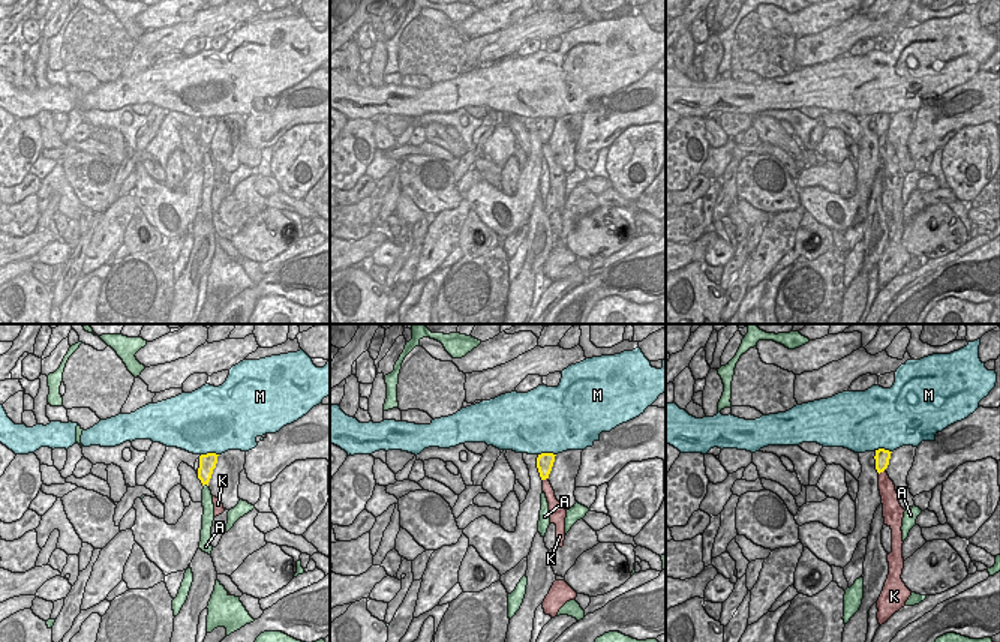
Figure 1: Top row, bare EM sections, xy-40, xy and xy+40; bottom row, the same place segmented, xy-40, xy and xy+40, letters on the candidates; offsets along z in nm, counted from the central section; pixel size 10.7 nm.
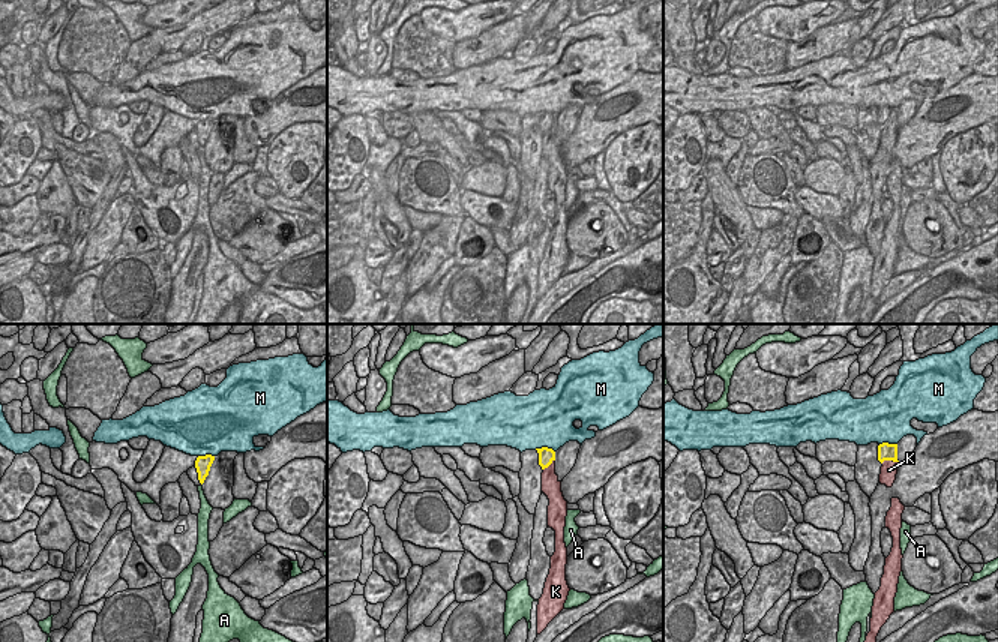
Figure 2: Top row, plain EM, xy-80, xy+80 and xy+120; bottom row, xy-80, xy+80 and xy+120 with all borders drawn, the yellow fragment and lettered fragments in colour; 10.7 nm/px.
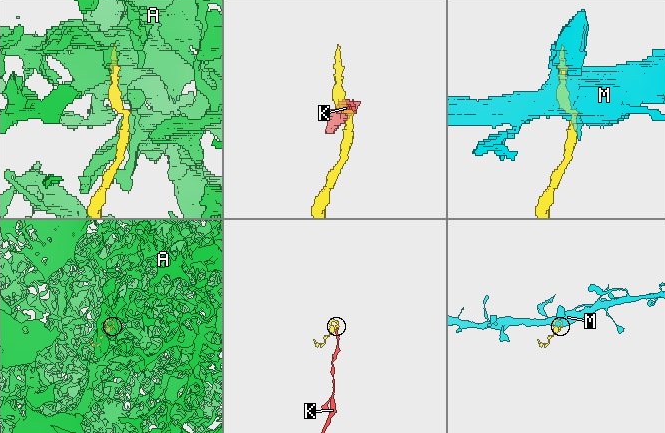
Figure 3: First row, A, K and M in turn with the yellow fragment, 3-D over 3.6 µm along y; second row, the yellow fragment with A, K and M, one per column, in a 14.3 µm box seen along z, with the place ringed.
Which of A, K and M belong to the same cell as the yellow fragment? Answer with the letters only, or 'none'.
none

